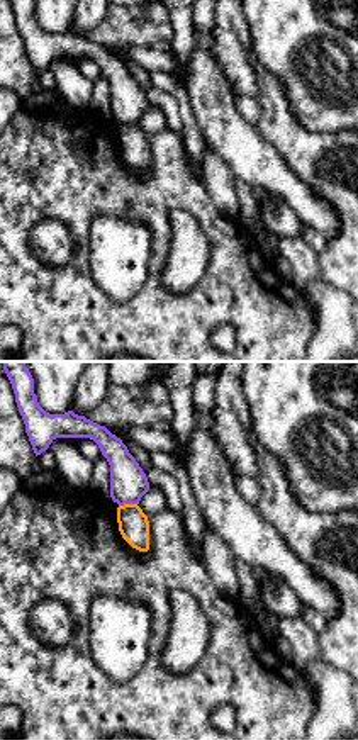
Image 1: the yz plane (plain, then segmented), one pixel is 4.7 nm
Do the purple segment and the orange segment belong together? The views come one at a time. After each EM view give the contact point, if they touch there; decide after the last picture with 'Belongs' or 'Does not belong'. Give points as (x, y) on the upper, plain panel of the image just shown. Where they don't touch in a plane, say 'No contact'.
Touches purple at (128, 123)

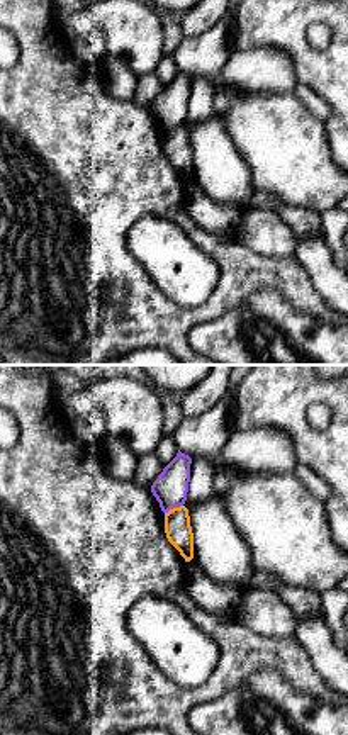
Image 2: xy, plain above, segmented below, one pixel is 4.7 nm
Touches purple at (174, 126)

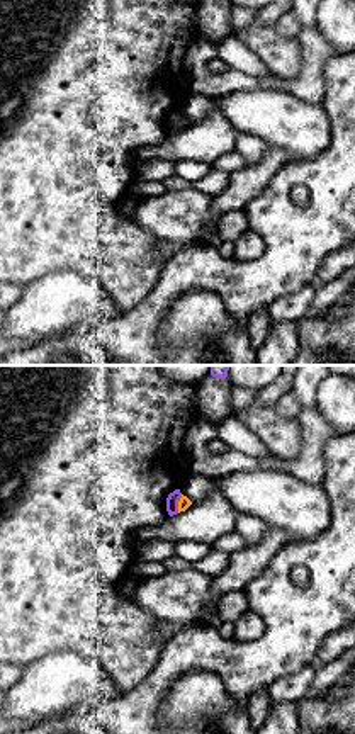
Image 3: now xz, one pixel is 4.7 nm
Touches purple at (177, 123)

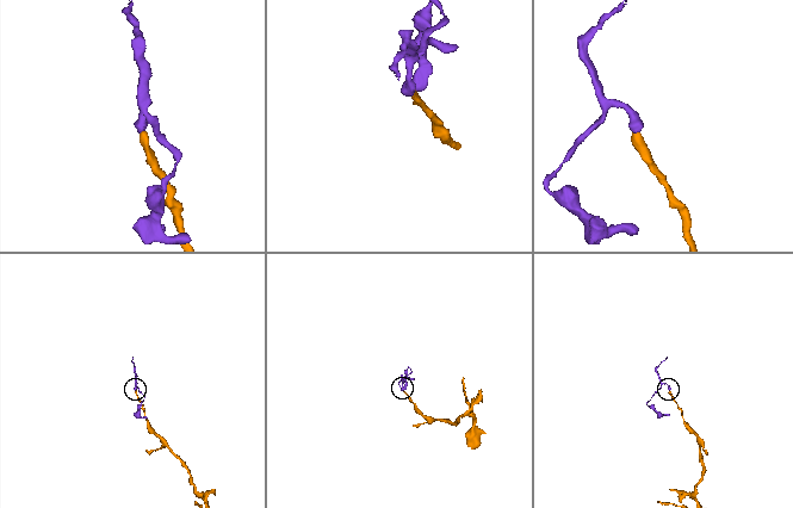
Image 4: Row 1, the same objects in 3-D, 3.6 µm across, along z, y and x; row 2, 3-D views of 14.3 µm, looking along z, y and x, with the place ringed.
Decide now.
Does not belong

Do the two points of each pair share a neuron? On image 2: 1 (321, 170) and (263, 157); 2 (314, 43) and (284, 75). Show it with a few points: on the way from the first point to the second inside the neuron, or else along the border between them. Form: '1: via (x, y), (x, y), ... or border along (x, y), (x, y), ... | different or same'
1: via (308, 170), (301, 170), (287, 157), (277, 157) | same
2: border along (257, 48), (279, 48), (289, 58), (297, 82) | different

